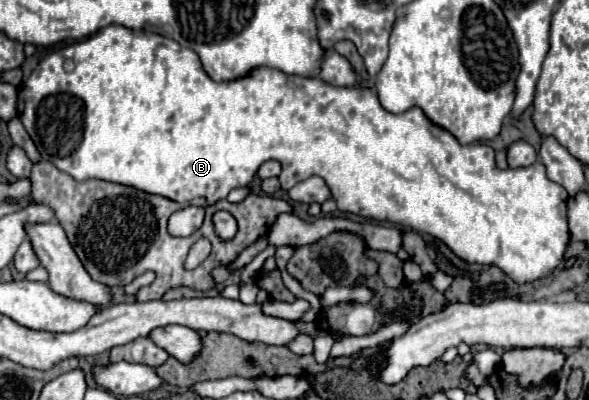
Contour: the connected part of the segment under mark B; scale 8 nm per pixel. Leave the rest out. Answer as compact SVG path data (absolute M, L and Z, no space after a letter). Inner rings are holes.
M108 25L106 29L94 33L78 43L72 43L58 53L50 53L48 57L44 57L38 63L38 67L32 71L32 75L20 85L18 95L20 95L20 103L24 105L24 109L18 109L18 117L24 123L32 141L36 143L42 159L50 161L60 171L72 175L78 181L104 179L104 181L112 181L112 183L120 183L120 185L130 185L140 191L146 191L146 193L162 195L176 203L188 203L196 197L204 197L208 201L208 205L214 205L216 201L226 199L230 189L246 187L264 161L276 159L282 165L282 173L280 173L282 189L290 189L292 185L296 185L312 175L318 175L330 187L332 197L338 203L340 211L368 217L374 221L390 221L390 223L396 223L402 227L410 227L418 233L428 233L428 235L444 241L454 251L454 255L458 255L460 259L464 259L468 263L480 263L480 265L498 265L516 283L536 281L536 279L550 275L560 265L560 261L564 257L564 249L570 241L568 221L566 221L568 193L562 185L556 185L554 181L548 179L542 161L536 161L524 169L500 171L500 169L496 169L496 163L494 163L494 151L488 145L464 145L462 147L446 129L432 125L428 121L428 117L424 115L424 111L418 107L404 111L404 115L388 113L380 105L374 89L370 89L370 87L364 89L362 85L352 85L348 89L340 89L336 85L328 85L328 83L320 81L320 77L292 77L292 75L280 73L280 69L268 69L268 67L252 69L252 73L248 73L248 77L238 77L236 81L216 83L204 73L200 59L196 57L196 53L192 53L192 49L182 47L176 41L166 39L158 33L124 29L124 25ZM68 61L72 61L72 65L74 65L72 71L66 69Z

